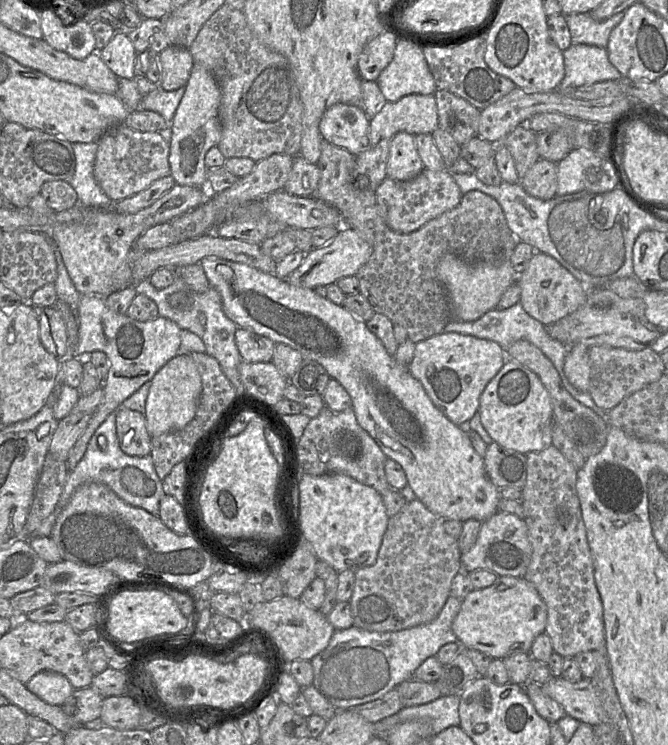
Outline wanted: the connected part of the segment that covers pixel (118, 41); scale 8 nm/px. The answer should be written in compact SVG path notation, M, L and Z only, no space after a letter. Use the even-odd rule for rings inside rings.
M116 31L107 45L97 52L118 78L134 79L134 64L138 53L125 32Z

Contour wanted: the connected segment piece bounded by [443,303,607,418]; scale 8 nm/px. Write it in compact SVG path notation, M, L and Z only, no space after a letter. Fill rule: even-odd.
M517 303L514 306L503 310L494 308L484 314L481 318L473 322L452 320L444 328L443 332L455 332L464 335L471 335L480 339L491 340L498 343L505 350L507 350L507 348L509 348L512 344L519 340L525 340L532 343L533 345L538 347L553 363L561 377L563 386L571 394L571 396L581 404L592 409L599 416L606 418L607 411L601 409L595 404L590 393L577 390L574 386L570 384L570 382L566 378L564 373L564 362L570 346L566 346L565 344L553 339L549 335L545 325L537 321L535 318L531 317L524 310L521 303Z

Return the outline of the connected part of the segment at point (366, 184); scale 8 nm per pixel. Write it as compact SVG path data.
M410 94L396 102L387 102L383 108L369 120L369 146L356 156L355 186L359 189L376 191L387 177L386 168L392 138L399 132L412 135L432 134L439 127L438 109L435 95Z

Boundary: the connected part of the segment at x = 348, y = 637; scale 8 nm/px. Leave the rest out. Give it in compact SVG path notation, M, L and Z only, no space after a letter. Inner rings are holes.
M450 595L441 612L432 622L399 631L368 631L354 625L347 629L335 630L328 646L310 660L314 671L312 685L337 710L355 708L382 698L397 685L413 679L415 670L427 658L436 656L443 645L457 642L457 637L452 631L452 623L461 608L461 601Z

